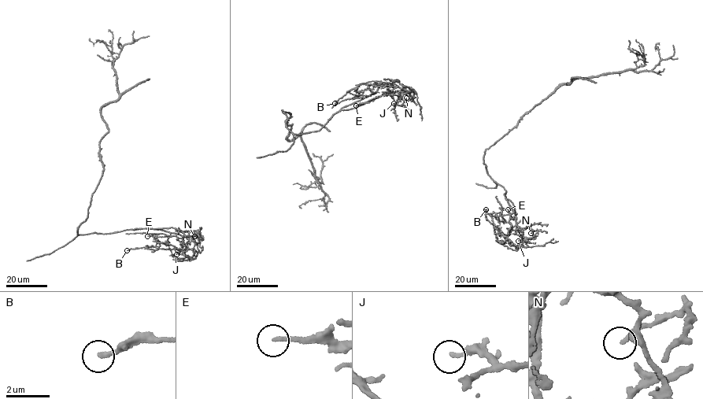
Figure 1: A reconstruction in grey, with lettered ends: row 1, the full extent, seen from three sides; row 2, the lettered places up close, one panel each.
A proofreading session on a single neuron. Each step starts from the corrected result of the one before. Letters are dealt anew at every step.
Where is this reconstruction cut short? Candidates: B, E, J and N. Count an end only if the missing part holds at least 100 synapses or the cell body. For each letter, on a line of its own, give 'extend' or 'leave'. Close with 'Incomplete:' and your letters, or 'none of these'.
B: leave
E: extend
J: leave
N: leave
Incomplete: E

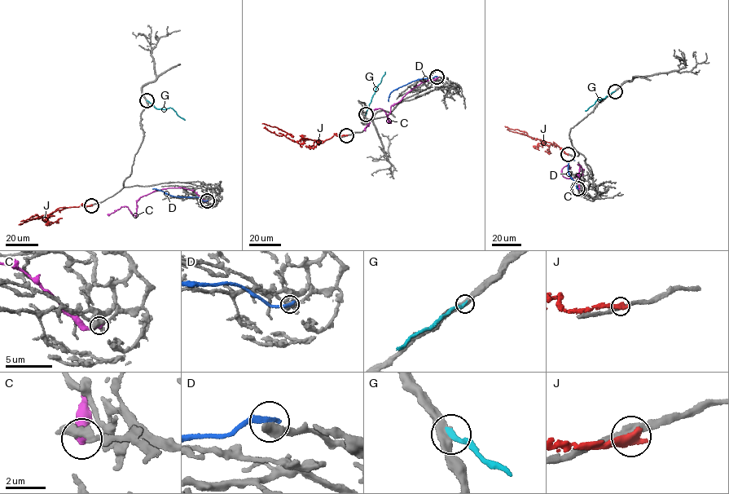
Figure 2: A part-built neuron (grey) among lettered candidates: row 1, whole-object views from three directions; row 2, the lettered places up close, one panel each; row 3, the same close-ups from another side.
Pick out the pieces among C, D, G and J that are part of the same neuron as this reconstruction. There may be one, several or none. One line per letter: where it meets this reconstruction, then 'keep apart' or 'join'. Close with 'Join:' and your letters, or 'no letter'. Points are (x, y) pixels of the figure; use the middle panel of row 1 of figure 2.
C: meets grey at (437, 77); keep apart
D: meets grey at (436, 77); keep apart
G: meets grey at (366, 114); join
J: meets grey at (346, 135); keep apart
Join: G

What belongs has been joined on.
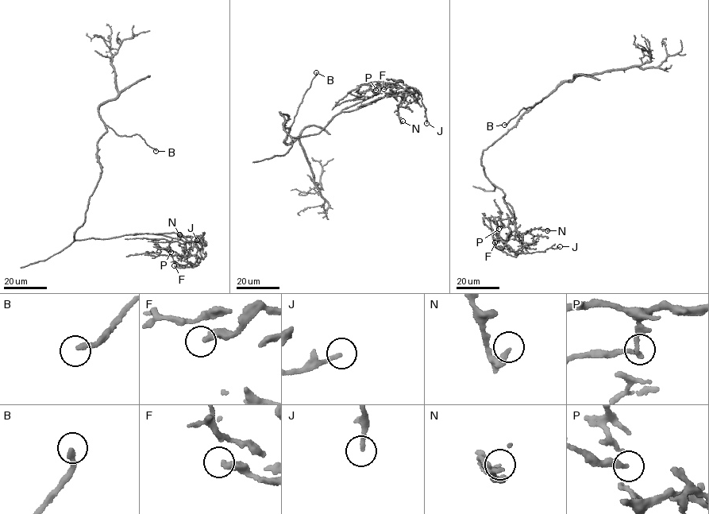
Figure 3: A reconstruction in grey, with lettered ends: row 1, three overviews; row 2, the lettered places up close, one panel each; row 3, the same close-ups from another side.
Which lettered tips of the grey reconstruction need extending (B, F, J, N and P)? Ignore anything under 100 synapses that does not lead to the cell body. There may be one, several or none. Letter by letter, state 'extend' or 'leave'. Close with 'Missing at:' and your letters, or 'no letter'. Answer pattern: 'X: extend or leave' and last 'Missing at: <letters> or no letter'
B: extend
F: leave
J: leave
N: leave
P: leave
Missing at: B

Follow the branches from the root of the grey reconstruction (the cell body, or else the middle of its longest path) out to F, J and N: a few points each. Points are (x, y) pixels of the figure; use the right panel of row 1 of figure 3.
F: (487, 148), (482, 156), (485, 175), (512, 206), (523, 248), (513, 256), (495, 242)
J: (487, 148), (482, 156), (485, 175), (502, 190), (513, 215), (506, 244), (524, 253), (560, 246)
N: (487, 148), (482, 156), (485, 175), (505, 194), (505, 202), (514, 211), (518, 233), (538, 228), (547, 230)

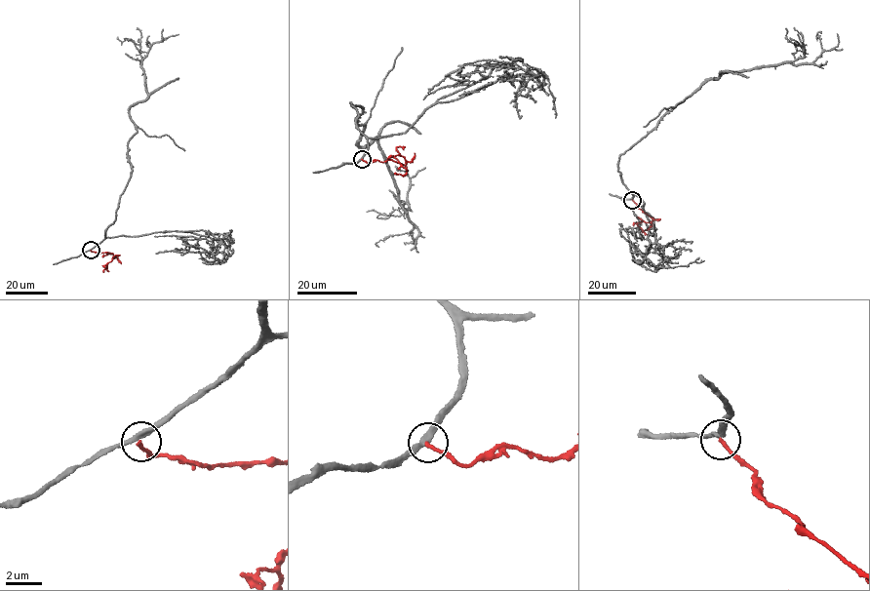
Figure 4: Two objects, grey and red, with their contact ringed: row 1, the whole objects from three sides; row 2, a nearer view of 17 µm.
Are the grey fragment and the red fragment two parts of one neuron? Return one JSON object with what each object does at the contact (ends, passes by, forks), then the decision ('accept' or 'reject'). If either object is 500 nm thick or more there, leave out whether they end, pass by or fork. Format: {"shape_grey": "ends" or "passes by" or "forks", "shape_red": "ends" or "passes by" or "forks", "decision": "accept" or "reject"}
{"shape_grey": "passes by", "shape_red": "ends", "decision": "reject"}

